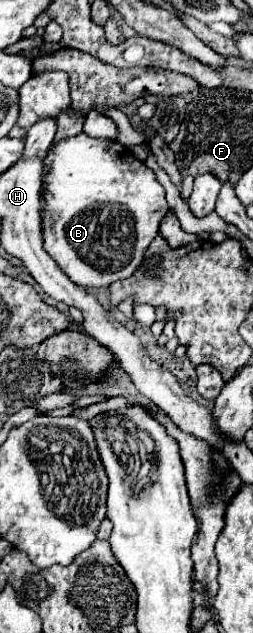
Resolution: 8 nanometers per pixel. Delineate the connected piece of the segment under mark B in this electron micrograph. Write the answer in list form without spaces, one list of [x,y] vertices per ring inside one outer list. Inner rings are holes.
[[[78,134],[70,140],[62,140],[56,148],[50,148],[50,154],[44,162],[44,250],[56,260],[64,274],[78,286],[100,288],[110,286],[110,282],[128,278],[142,264],[144,250],[150,246],[158,234],[158,226],[168,212],[166,194],[156,174],[126,146],[118,146],[116,140],[90,138],[88,134]]]

